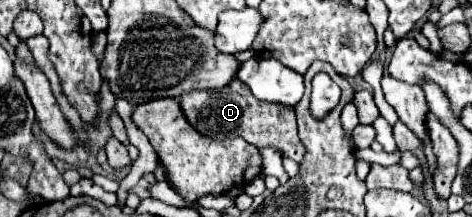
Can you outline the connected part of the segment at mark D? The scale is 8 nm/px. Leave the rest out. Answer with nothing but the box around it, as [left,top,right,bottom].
[180,78,306,162]

